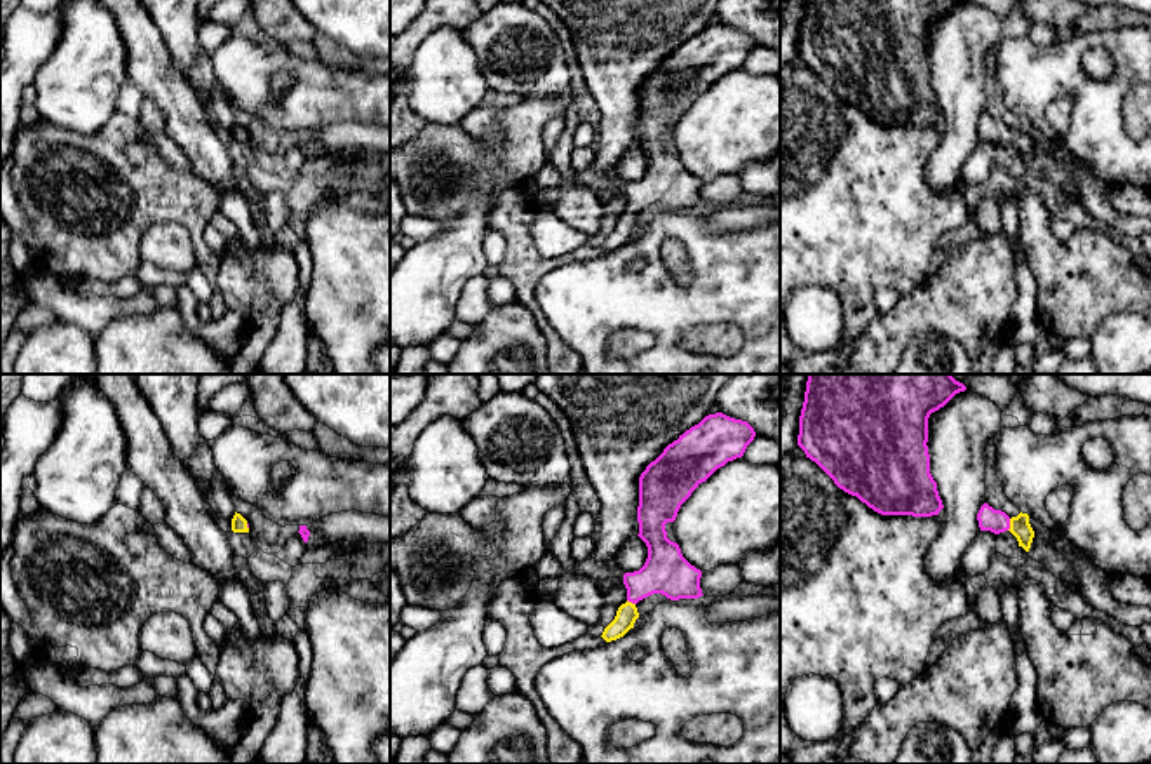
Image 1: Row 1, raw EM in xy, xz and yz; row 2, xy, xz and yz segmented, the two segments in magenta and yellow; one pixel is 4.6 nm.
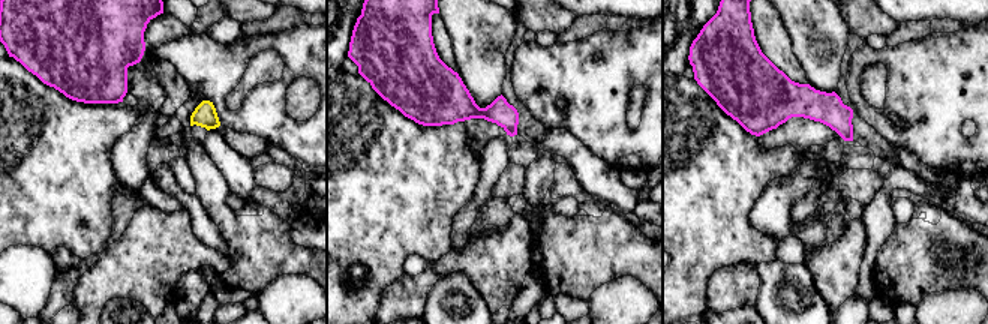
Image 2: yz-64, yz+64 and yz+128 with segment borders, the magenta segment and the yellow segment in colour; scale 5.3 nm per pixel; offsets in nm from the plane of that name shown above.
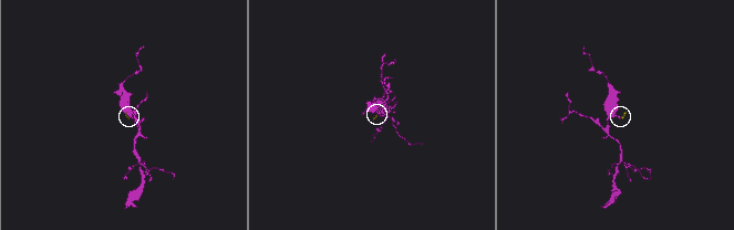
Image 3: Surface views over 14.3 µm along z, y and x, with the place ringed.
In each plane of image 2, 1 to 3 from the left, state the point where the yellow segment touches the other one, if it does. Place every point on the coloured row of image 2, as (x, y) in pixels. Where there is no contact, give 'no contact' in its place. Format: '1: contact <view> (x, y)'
1: no contact
2: no contact
3: no contact

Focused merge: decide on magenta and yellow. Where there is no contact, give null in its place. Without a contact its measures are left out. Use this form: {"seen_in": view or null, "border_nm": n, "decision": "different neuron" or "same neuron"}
{"seen_in": "yz", "border_nm": 60, "decision": "same neuron"}

